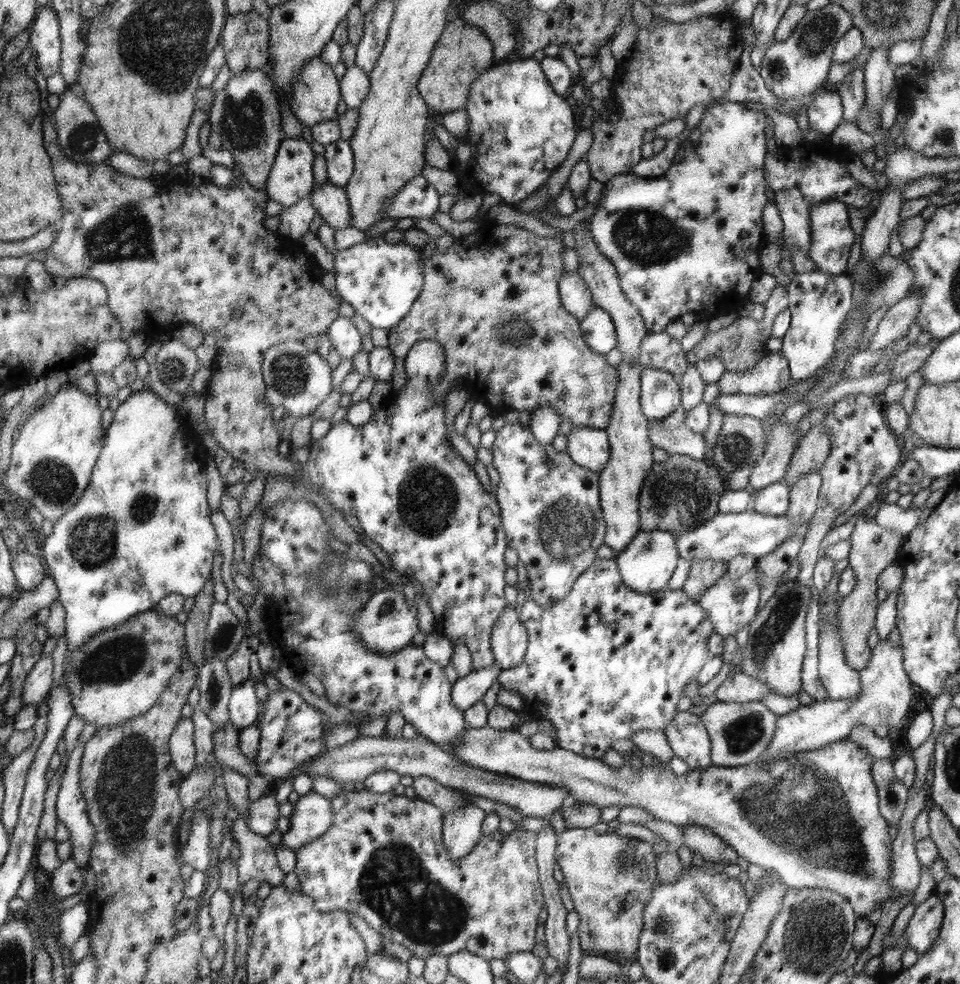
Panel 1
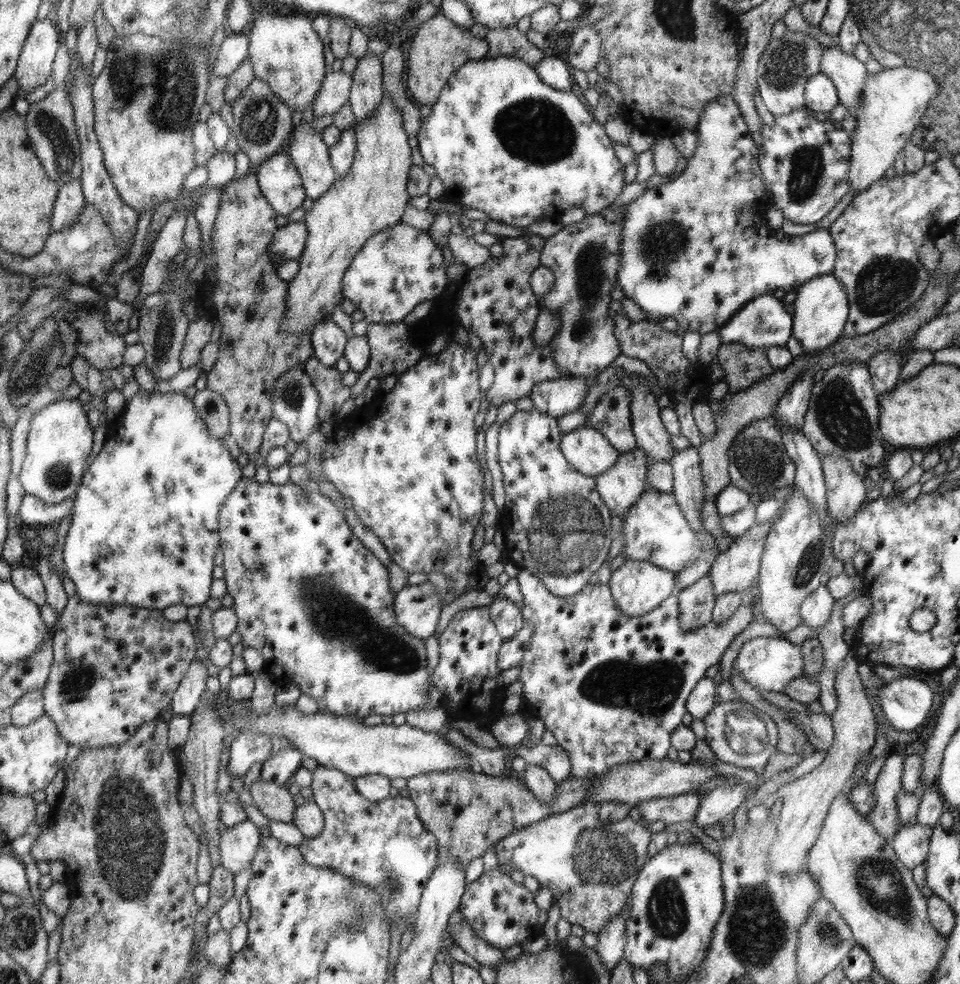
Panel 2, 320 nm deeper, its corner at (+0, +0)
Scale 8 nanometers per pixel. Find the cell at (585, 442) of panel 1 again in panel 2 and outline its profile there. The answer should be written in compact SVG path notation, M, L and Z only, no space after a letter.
M588 425L563 433L559 449L578 473L594 478L607 472L619 455L601 432Z

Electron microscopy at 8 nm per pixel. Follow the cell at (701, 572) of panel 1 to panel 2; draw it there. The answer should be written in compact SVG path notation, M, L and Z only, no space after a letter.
M709 574L678 592L679 618L682 628L702 628L712 620L715 604Z

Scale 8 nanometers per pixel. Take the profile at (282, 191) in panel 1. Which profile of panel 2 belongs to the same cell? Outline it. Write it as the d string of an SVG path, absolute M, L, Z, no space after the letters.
M286 151L261 163L255 175L259 179L259 188L263 195L277 213L288 216L302 206L306 189L298 168Z

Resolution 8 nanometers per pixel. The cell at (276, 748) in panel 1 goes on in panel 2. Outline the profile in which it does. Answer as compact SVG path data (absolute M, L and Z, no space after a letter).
M290 743L283 745L281 751L262 763L261 780L288 786L294 773L302 766L303 753L294 749Z

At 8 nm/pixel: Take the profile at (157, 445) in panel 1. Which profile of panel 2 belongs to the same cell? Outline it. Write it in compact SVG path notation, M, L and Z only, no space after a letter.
M140 390L136 396L126 401L125 407L115 421L116 434L106 438L105 443L96 456L92 465L88 466L87 475L80 484L79 492L73 498L73 509L70 512L72 521L64 542L63 561L64 572L74 581L76 594L80 600L88 604L126 604L137 608L148 608L163 611L176 604L185 606L204 606L210 598L210 584L212 584L212 568L214 568L214 554L218 552L218 512L222 511L228 496L235 491L240 480L241 466L230 455L225 443L219 437L212 436L207 423L202 420L198 409L192 399L184 393L175 391L157 394Z

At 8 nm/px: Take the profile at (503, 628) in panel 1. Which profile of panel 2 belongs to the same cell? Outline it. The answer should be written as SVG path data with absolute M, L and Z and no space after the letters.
M498 598L492 602L488 606L488 612L504 641L511 639L525 625L522 610L508 598Z

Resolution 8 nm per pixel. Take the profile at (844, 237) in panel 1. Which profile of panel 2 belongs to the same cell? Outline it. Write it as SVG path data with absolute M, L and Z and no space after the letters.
M731 93L717 96L715 99L712 99L702 111L702 115L700 116L700 121L694 130L697 139L697 147L694 152L694 155L688 159L687 165L681 175L678 175L676 179L672 181L668 181L665 184L661 184L656 188L650 188L645 191L640 197L636 198L632 203L629 203L625 206L625 219L623 220L623 233L621 234L621 257L620 263L618 263L618 274L617 274L617 283L618 286L622 289L622 292L625 294L626 298L630 298L633 300L640 308L645 312L645 318L648 321L656 321L665 318L673 318L676 322L684 328L686 331L696 331L701 335L708 334L708 332L718 331L720 330L747 302L750 302L752 299L755 299L757 296L761 294L768 293L774 294L775 290L779 288L783 288L787 293L791 291L796 291L802 284L808 282L808 280L812 280L812 278L822 275L830 274L835 267L835 261L837 257L837 250L833 243L833 238L831 234L826 229L816 229L815 231L811 231L810 233L803 235L786 235L785 239L779 240L774 232L770 232L767 226L766 219L766 211L770 207L770 202L767 201L764 193L765 182L763 181L763 176L759 167L759 148L757 144L752 140L752 133L748 131L748 125L746 125L746 121L744 121L744 117L740 115L740 111L736 101L732 98Z

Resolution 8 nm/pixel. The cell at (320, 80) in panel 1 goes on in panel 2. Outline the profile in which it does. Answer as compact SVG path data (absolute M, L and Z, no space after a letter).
M265 5L263 8L256 10L254 20L252 20L252 24L246 31L248 40L250 40L247 58L252 61L255 78L267 81L272 92L279 96L280 100L284 101L284 104L287 104L293 111L300 110L302 112L307 106L314 104L330 71L327 67L327 49L323 39L315 32L314 22L310 22L310 18L306 14L293 13L287 16L285 12L272 9Z

